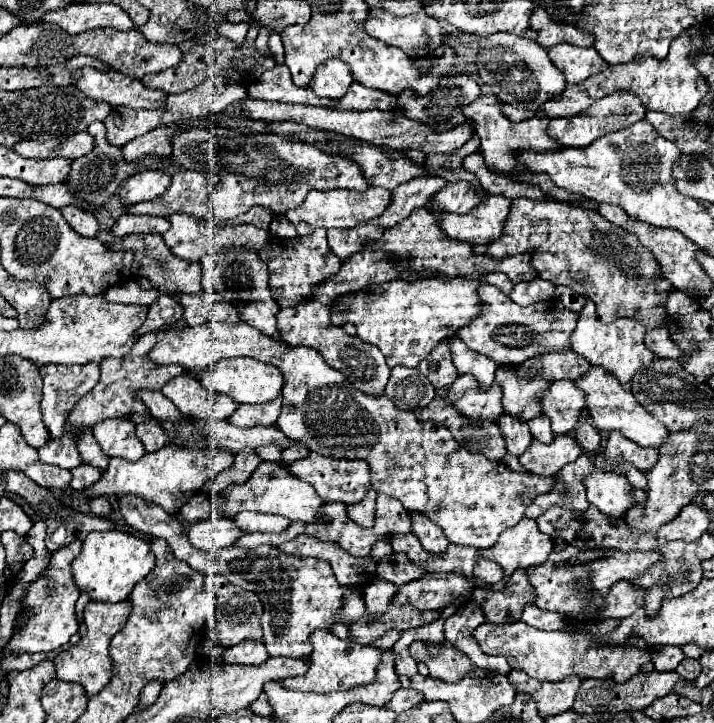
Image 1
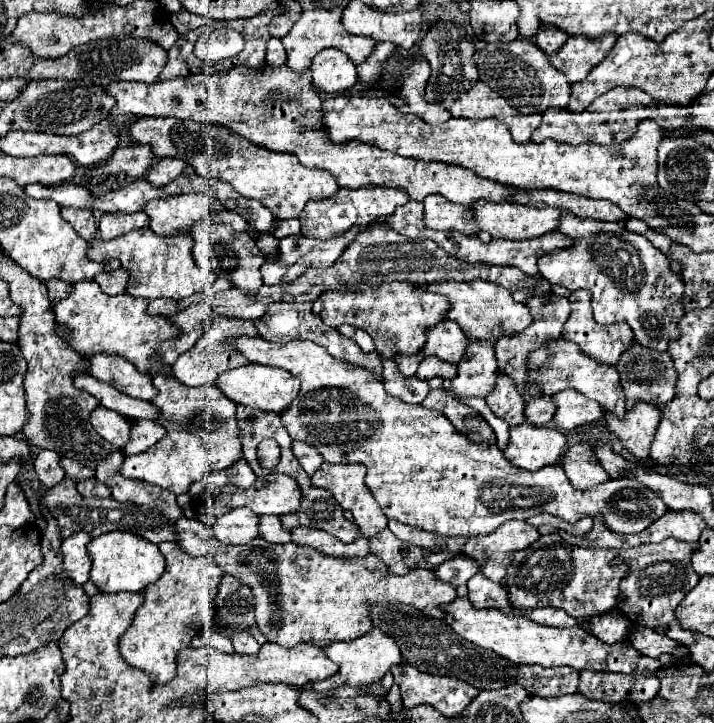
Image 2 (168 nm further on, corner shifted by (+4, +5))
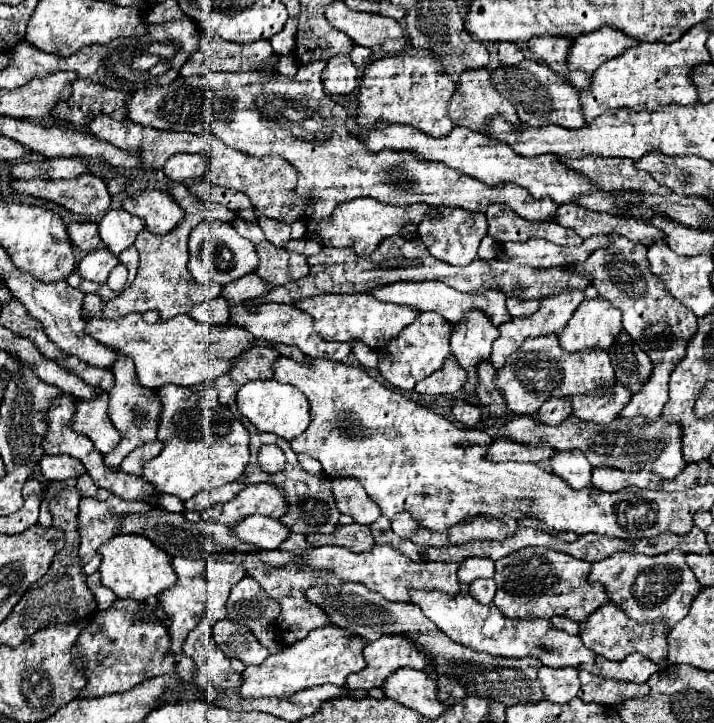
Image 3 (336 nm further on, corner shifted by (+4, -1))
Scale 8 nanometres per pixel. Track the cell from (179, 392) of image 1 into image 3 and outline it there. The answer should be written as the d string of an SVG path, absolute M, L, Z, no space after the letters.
M163 385L157 389L157 397L161 401L157 438L163 442L165 449L143 465L141 477L147 483L151 483L159 493L169 493L179 497L181 501L187 501L189 497L193 497L203 489L221 487L229 481L239 479L245 473L245 467L249 463L247 455L249 431L229 409L225 409L225 405L217 401L217 393L213 393L213 389L205 385L193 385L193 387Z

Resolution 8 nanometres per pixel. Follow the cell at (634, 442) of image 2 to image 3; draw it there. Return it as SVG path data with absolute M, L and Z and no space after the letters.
M607 235L609 245L605 249L597 249L587 257L581 265L569 265L567 271L575 275L587 275L591 285L599 291L603 299L607 299L615 309L623 315L625 331L635 339L635 343L651 357L653 375L645 383L645 387L631 397L631 401L619 413L619 419L631 421L635 417L643 417L647 423L659 419L665 401L669 399L669 373L675 369L677 361L685 357L687 341L697 333L697 317L685 309L667 289L665 281L651 273L647 247L641 243L631 243L621 235Z

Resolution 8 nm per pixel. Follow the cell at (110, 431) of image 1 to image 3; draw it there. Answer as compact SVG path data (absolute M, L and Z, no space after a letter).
M105 393L105 397L97 397L97 401L77 401L73 415L73 429L87 435L101 453L113 451L119 443L119 431L107 415L107 399L109 395Z

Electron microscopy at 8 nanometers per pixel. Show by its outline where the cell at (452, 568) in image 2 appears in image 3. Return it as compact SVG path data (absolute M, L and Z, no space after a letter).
M471 557L467 561L461 563L459 571L457 571L457 579L459 583L473 583L475 579L481 579L481 577L493 577L495 573L495 567L493 567L493 561L489 559L483 559L483 557Z

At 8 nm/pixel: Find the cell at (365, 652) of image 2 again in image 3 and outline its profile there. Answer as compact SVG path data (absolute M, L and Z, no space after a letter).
M381 637L377 641L369 641L363 647L365 663L367 667L351 673L347 677L349 689L373 689L381 687L385 677L393 673L399 667L411 667L411 669L423 669L431 673L429 665L425 665L425 655L417 653L405 637Z

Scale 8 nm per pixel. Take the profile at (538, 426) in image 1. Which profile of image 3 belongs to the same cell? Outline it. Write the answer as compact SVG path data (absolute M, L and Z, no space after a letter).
M553 397L549 401L545 401L545 405L541 405L541 409L537 411L537 419L543 425L561 425L565 419L569 417L569 399L561 399L561 397Z

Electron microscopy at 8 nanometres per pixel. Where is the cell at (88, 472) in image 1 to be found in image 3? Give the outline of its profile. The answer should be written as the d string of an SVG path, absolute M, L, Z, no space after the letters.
M43 455L41 459L41 471L45 479L49 481L65 481L71 477L81 477L87 473L87 469L69 455Z

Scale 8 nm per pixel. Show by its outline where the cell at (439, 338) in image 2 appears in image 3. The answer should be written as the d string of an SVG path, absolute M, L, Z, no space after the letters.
M419 313L419 317L409 325L409 329L399 333L399 337L389 341L389 345L379 353L379 373L399 389L413 389L417 381L441 369L443 361L451 357L451 335L453 325L449 325L443 317L437 317L437 313Z

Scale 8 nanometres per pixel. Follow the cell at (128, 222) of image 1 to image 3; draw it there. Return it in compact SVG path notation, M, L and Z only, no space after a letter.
M111 209L99 221L99 235L105 247L119 255L133 245L135 237L145 229L145 223L139 217L133 217L125 209Z

